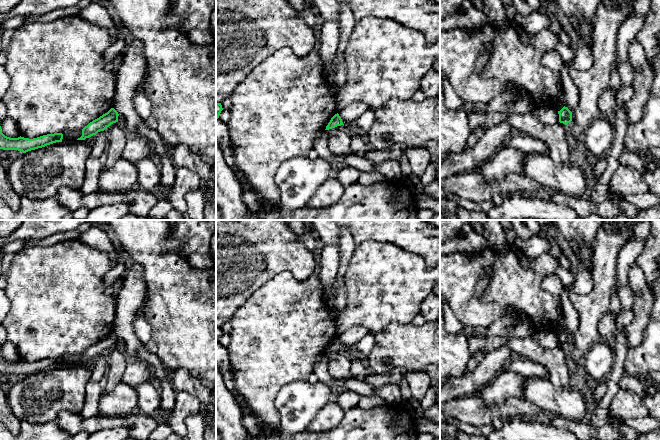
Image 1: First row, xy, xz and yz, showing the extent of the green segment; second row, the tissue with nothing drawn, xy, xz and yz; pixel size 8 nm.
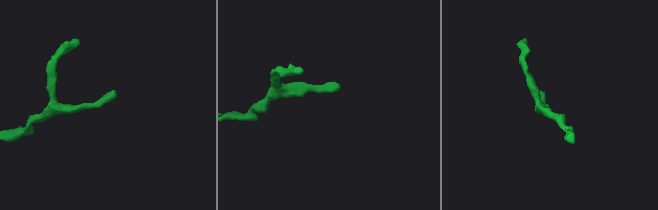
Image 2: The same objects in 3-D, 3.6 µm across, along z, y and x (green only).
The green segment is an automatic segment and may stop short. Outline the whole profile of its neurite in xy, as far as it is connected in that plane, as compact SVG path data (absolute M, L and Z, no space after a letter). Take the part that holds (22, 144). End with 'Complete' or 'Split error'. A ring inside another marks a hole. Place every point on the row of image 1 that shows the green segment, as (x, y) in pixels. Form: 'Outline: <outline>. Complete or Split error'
Outline: M0 126L0 149L3 150L18 150L26 153L31 150L45 147L52 143L62 142L62 139L62 133L47 134L33 139L21 136L18 138L10 138L2 133Z. Complete

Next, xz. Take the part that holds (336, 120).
Outline: M335 114L330 122L328 123L328 125L326 126L326 129L325 130L329 130L329 129L332 129L332 128L335 128L337 126L341 126L341 125L344 125L343 122L342 122L342 119L341 117L339 116L339 114Z. Complete

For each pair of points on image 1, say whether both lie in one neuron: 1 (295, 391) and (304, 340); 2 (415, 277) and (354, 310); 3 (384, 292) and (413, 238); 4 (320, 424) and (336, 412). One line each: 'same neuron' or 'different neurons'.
1: different neurons
2: same neuron
3: different neurons
4: same neuron

